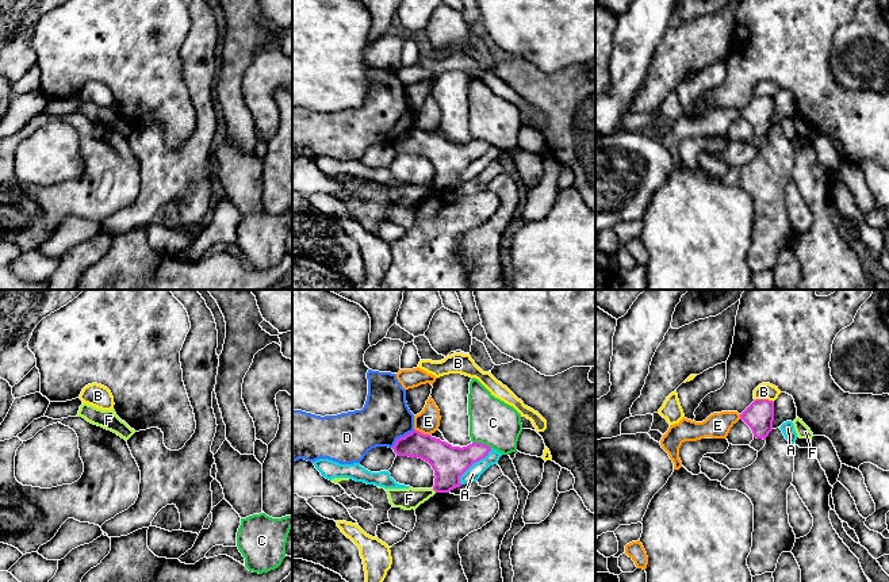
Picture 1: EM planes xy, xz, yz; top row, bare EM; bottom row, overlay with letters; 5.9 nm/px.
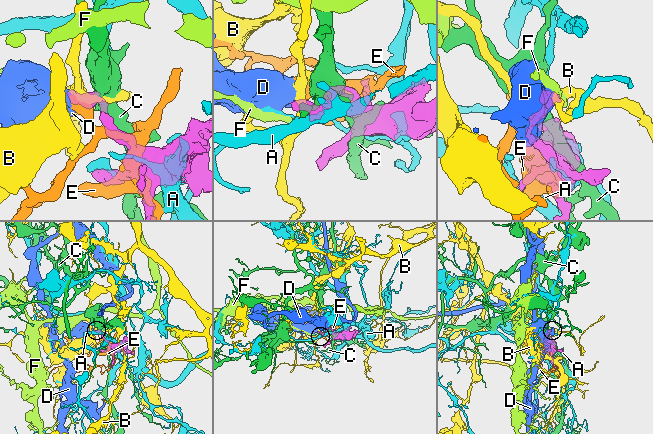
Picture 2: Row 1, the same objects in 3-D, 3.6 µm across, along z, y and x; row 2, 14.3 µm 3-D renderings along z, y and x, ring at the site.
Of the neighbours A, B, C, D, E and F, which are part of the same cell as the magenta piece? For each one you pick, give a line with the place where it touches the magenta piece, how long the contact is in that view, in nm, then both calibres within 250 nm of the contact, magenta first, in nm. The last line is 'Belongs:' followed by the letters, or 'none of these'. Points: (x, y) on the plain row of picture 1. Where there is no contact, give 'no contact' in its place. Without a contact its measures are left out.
Belongs: none of these

